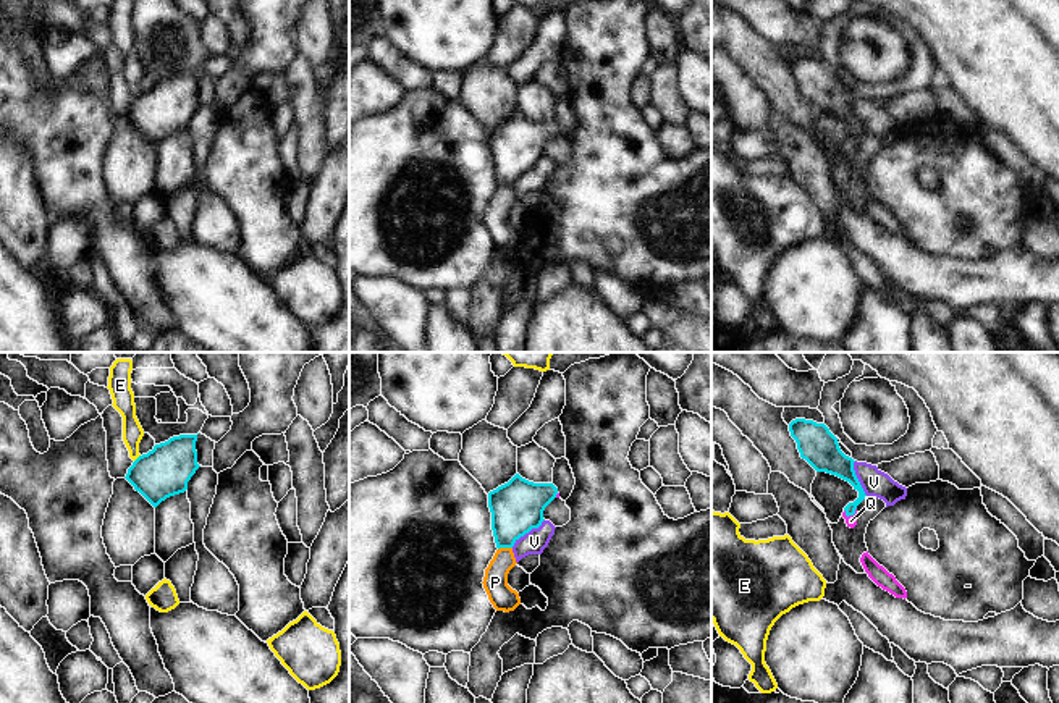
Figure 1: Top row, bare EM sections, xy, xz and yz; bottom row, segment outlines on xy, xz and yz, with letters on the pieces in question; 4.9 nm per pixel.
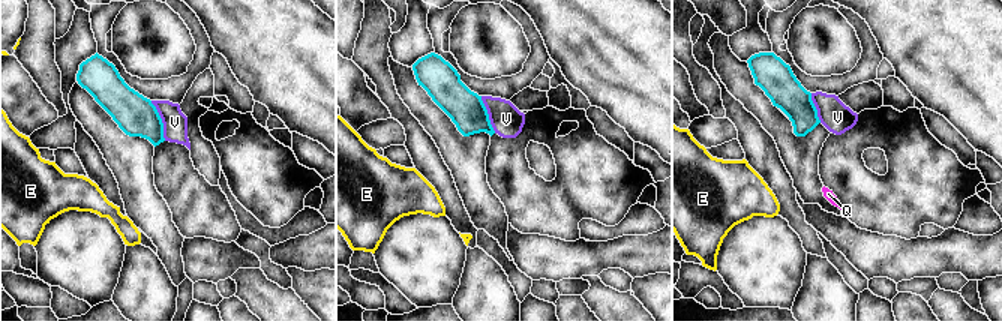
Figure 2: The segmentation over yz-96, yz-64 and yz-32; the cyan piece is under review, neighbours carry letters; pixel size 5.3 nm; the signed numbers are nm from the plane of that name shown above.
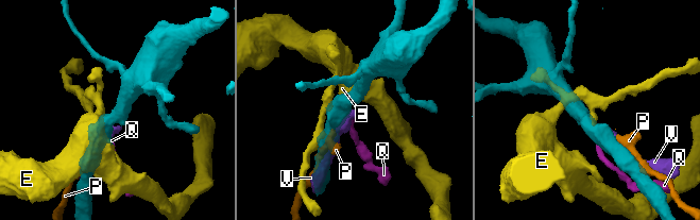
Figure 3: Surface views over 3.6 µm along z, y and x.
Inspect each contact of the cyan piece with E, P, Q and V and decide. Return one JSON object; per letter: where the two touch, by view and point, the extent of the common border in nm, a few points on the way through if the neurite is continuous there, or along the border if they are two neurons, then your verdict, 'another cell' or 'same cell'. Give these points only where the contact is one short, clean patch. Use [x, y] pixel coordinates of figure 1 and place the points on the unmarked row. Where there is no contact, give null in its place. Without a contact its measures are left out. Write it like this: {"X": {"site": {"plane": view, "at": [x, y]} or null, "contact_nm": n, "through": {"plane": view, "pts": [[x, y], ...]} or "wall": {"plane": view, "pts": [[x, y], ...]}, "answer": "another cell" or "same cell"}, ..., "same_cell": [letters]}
{"E": {"site": {"plane": "xy", "at": [138, 96]}, "contact_nm": 50, "wall": {"plane": "xy", "pts": [[139, 92], [135, 99]]}, "answer": "another cell"}, "P": {"site": {"plane": "xz", "at": [505, 185]}, "contact_nm": 70, "answer": "another cell"}, "Q": {"site": {"plane": "yz", "at": [851, 152]}, "contact_nm": 70, "through": {"plane": "yz", "pts": [[841, 104], [860, 128], [851, 152], [851, 159]]}, "answer": "same cell"}, "V": {"site": {"plane": "xz", "at": [527, 170]}, "contact_nm": 220, "answer": "another cell"}, "same_cell": ["Q"]}

